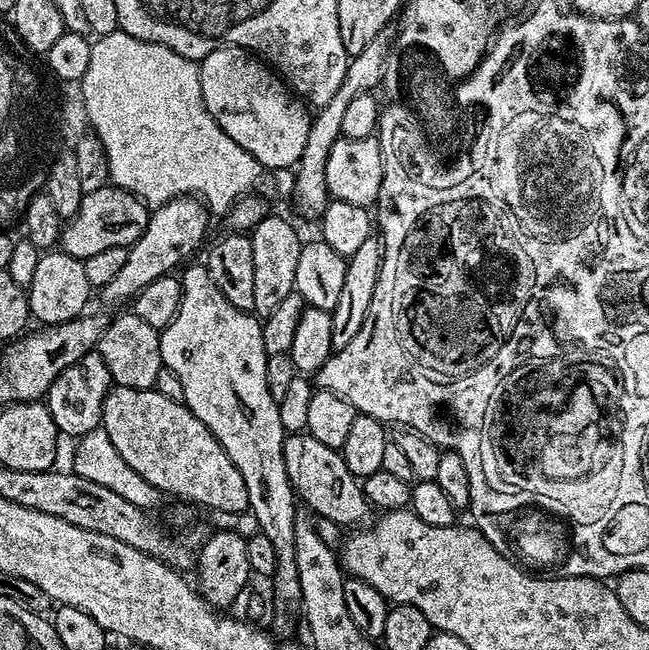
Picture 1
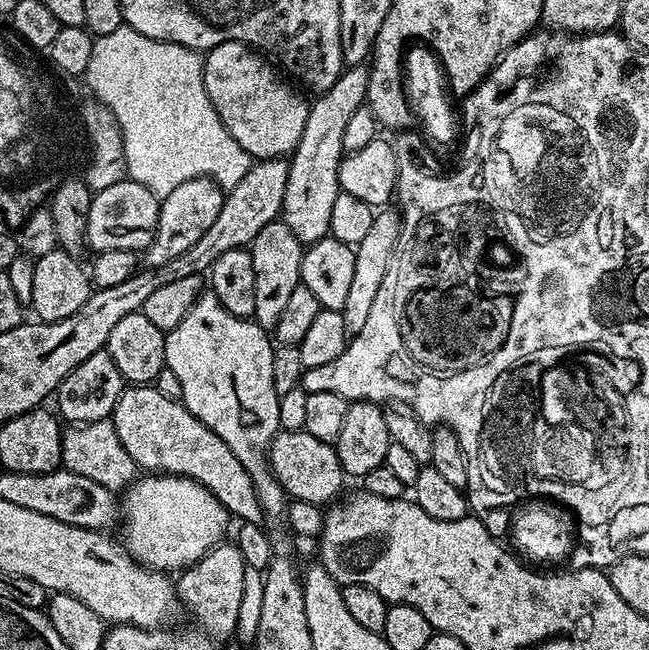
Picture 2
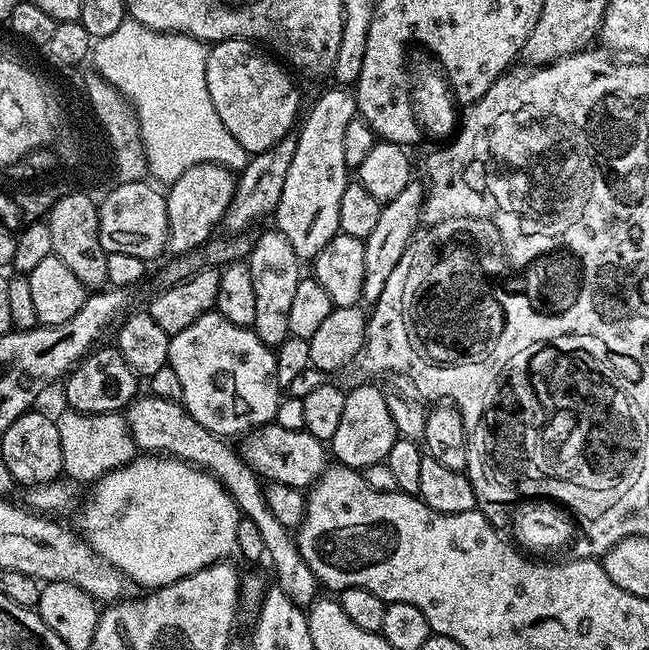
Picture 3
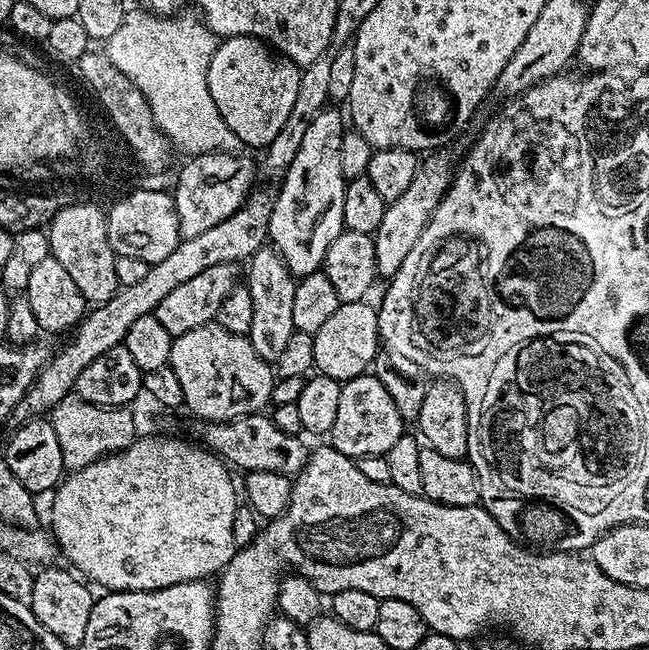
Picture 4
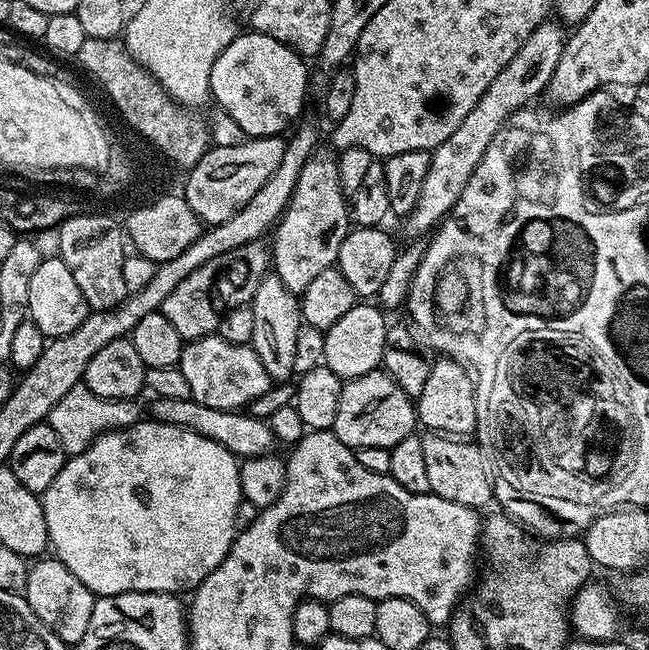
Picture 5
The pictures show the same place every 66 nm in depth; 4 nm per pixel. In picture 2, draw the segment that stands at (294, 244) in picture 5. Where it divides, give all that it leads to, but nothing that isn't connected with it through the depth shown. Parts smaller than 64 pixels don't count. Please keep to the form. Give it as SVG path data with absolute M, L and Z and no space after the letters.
M348 66L340 73L338 82L330 86L330 90L319 93L311 101L302 138L288 160L286 198L282 213L284 224L290 226L290 230L294 230L300 243L305 246L329 235L328 227L334 198L341 192L338 170L345 155L342 130L346 130L347 122L354 110L365 107L367 95L368 68Z

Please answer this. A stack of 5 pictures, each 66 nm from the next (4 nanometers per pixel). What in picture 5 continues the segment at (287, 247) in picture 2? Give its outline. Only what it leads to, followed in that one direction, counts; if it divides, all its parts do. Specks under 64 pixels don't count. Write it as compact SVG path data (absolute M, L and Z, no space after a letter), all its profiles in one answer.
M269 274L258 282L250 307L254 310L254 338L250 347L258 354L262 366L266 366L269 381L291 381L294 376L294 345L298 339L298 326L302 323L297 293L286 290L282 278Z

